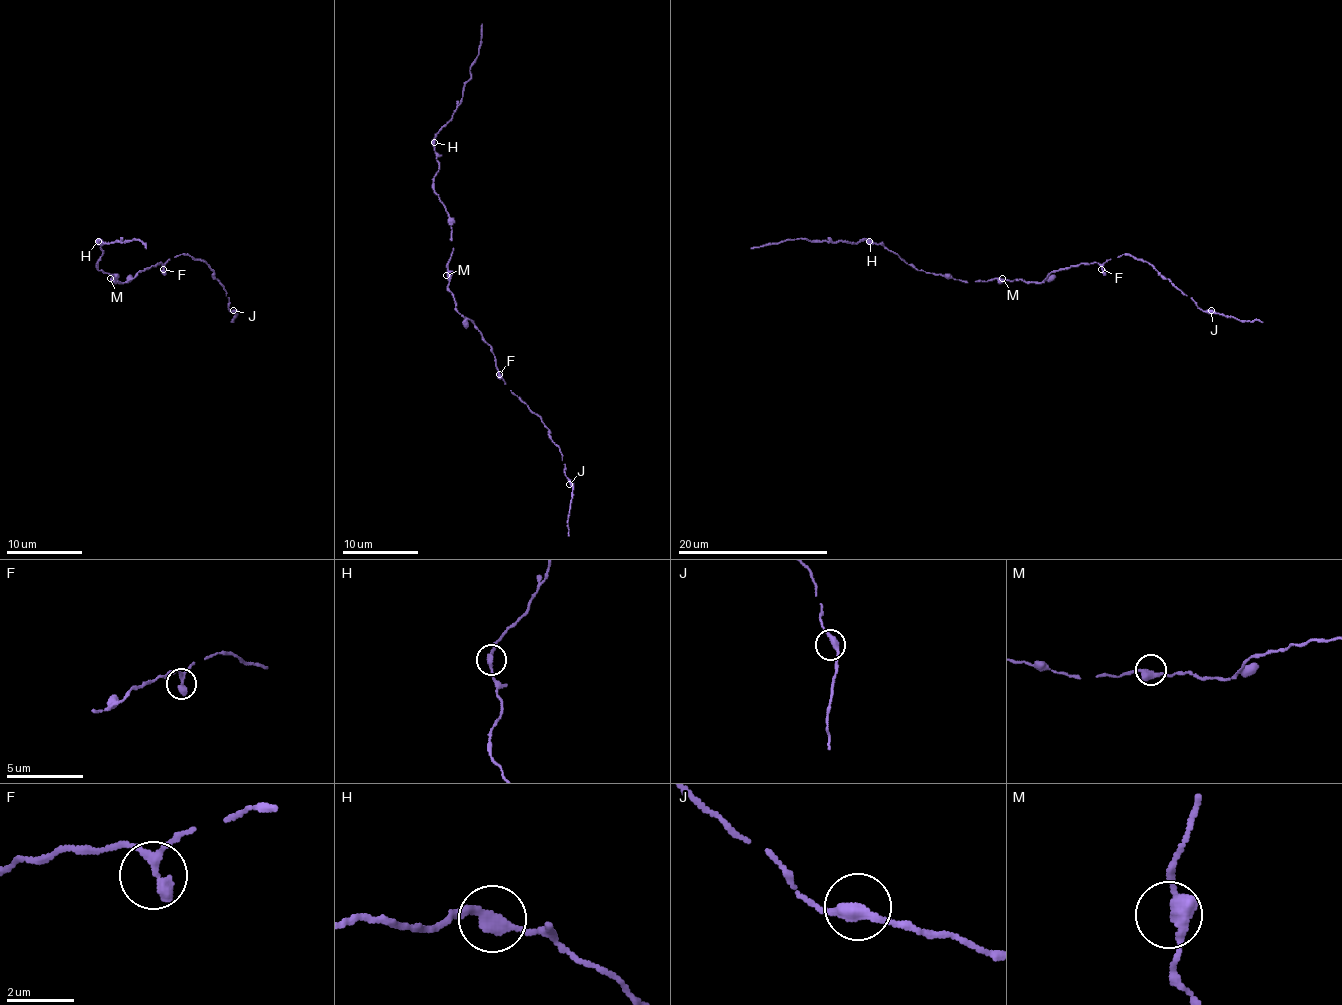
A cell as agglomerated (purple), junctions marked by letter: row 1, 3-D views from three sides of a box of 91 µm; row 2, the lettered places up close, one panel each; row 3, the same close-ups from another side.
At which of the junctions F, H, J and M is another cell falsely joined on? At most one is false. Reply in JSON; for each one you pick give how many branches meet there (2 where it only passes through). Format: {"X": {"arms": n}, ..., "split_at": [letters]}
{"H": {"arms": 2}, "split_at": ["H"]}

